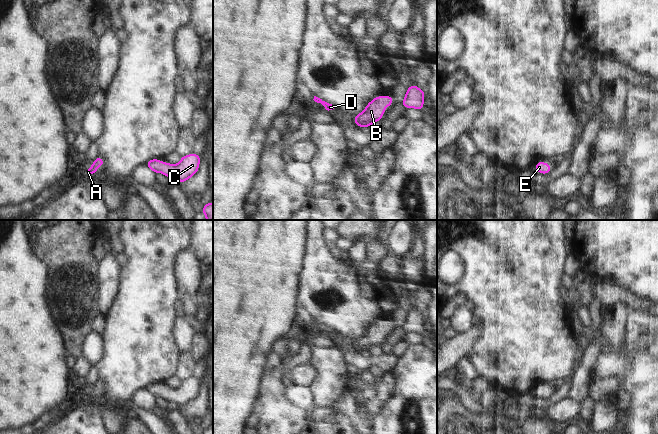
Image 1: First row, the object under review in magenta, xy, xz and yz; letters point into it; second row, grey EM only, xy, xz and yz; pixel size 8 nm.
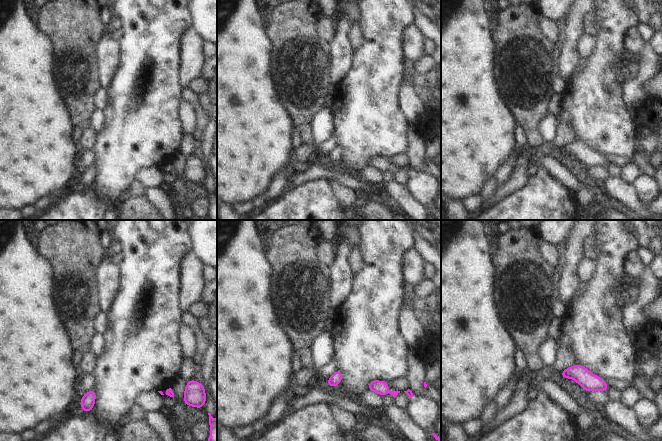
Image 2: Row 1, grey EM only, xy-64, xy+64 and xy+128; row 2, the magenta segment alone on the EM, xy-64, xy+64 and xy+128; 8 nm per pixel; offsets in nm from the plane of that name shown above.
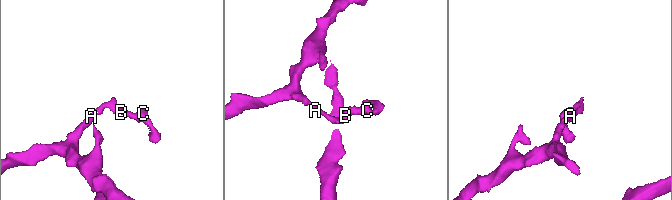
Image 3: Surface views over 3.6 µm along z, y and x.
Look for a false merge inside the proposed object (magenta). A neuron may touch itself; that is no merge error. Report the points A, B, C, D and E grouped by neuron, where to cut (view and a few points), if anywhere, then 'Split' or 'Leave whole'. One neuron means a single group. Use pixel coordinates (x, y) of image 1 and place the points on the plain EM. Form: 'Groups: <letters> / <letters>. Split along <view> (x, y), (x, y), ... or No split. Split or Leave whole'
Groups: A B C D E. No split. Leave whole

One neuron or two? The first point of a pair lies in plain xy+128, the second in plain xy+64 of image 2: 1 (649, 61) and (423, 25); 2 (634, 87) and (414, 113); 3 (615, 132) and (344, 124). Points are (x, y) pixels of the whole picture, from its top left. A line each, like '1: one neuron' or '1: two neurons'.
1: two neurons
2: one neuron
3: one neuron

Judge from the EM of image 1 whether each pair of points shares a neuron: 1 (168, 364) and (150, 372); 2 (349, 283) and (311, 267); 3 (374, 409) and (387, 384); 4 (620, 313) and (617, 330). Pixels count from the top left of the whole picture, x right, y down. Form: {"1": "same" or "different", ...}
{"1": "same", "2": "same", "3": "same", "4": "same"}

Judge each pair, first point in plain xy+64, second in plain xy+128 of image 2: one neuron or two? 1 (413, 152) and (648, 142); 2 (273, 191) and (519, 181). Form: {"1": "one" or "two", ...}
{"1": "two", "2": "two"}

